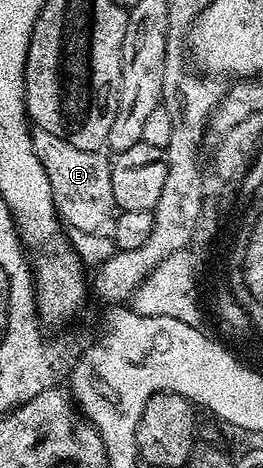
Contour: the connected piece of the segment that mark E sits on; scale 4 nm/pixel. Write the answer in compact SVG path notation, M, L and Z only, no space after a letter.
M39 129L33 130L32 140L34 153L38 153L38 161L42 161L46 177L50 177L52 195L56 198L61 220L67 226L69 223L72 231L103 232L113 222L117 210L112 184L112 159L103 150L74 149L70 141L62 141Z

